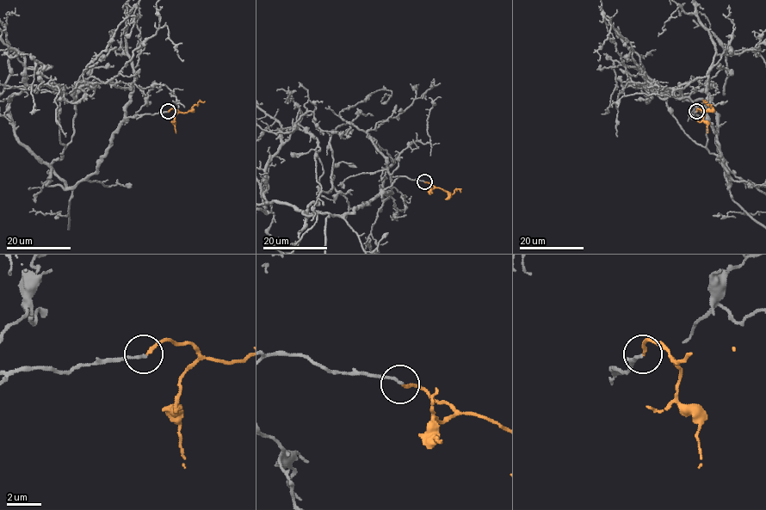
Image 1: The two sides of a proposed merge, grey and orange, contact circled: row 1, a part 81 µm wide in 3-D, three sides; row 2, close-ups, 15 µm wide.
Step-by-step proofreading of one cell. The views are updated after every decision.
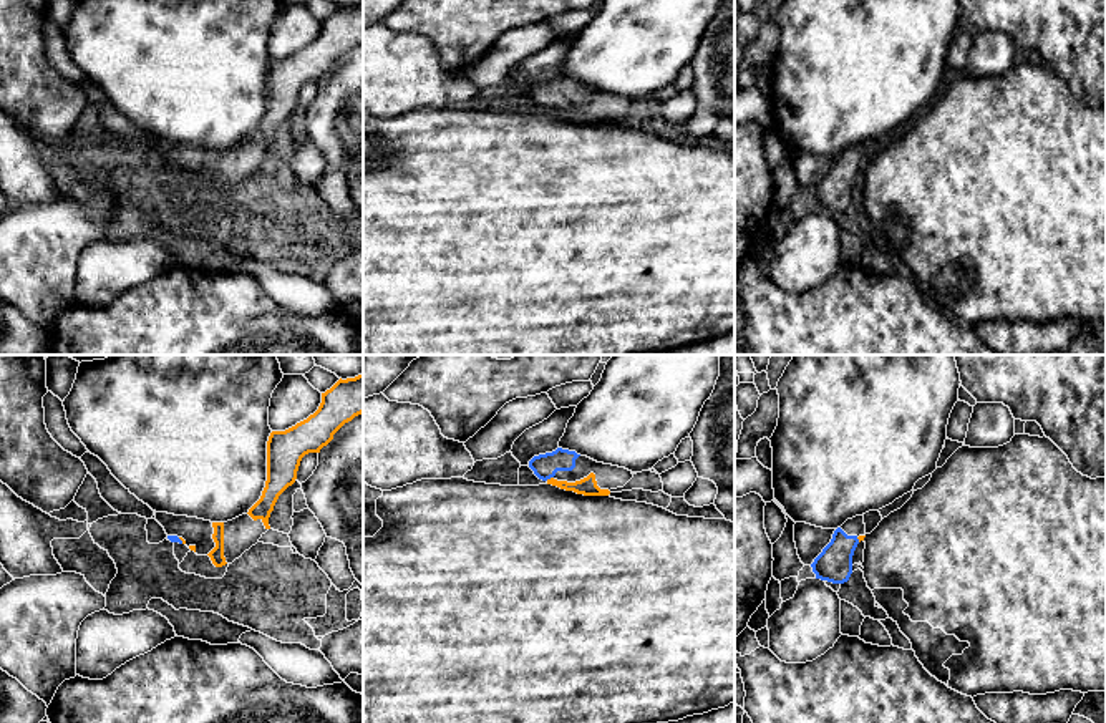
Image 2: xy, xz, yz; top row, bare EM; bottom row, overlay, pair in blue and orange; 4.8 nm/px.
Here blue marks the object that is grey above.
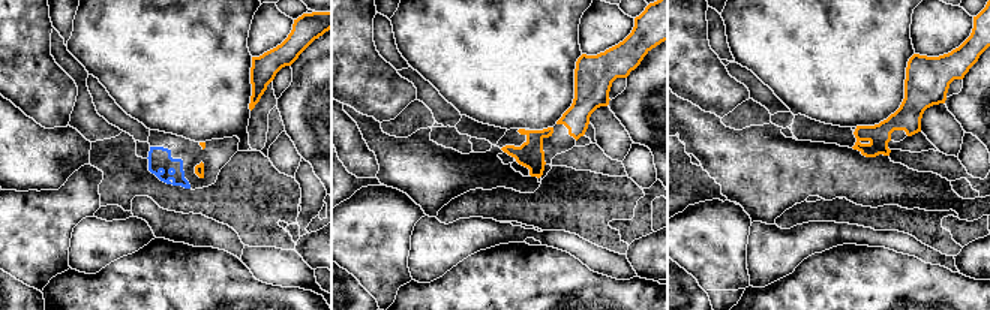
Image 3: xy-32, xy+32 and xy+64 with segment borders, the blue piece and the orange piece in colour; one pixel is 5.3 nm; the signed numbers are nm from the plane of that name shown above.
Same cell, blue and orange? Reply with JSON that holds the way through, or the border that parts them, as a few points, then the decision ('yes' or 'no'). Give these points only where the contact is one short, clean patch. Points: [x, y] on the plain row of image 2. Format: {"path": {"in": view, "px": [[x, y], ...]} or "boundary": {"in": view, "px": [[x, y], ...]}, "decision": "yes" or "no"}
{"path": {"in": "xz", "px": [[544, 95], [549, 106], [567, 115], [587, 115]]}, "decision": "yes"}

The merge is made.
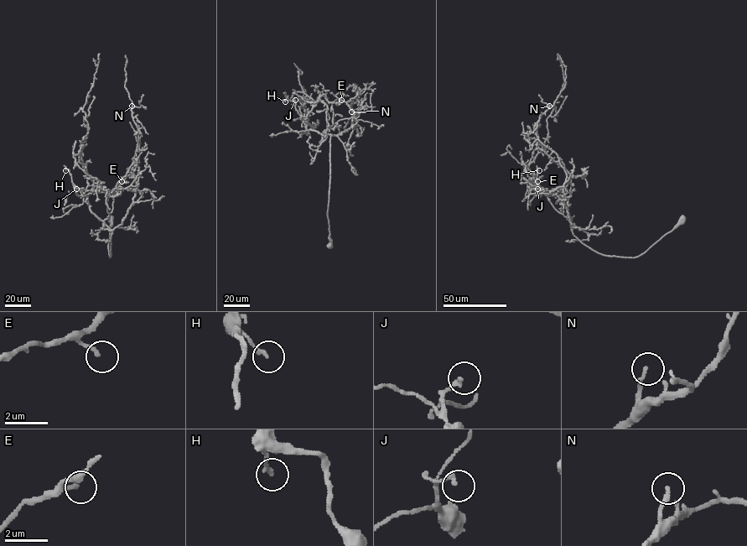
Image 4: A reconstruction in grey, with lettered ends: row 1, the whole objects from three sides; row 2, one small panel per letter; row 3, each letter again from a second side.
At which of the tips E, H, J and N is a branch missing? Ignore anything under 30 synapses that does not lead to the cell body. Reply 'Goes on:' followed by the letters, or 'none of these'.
Goes on: N

